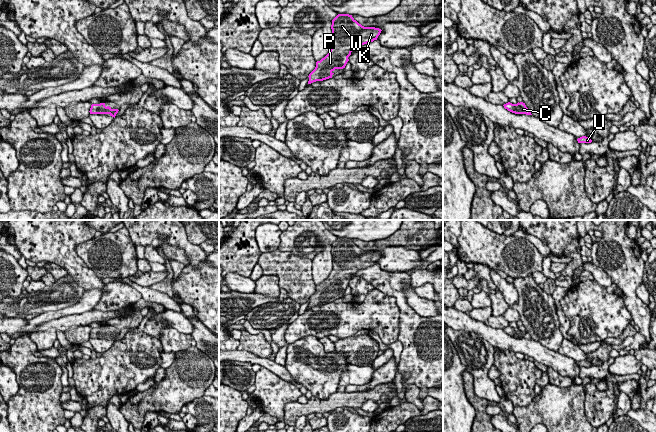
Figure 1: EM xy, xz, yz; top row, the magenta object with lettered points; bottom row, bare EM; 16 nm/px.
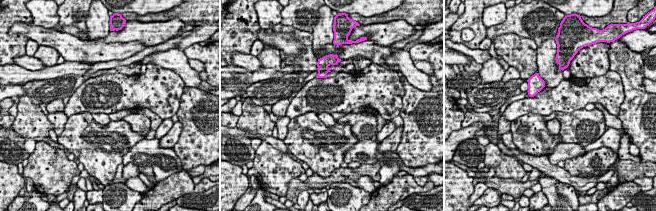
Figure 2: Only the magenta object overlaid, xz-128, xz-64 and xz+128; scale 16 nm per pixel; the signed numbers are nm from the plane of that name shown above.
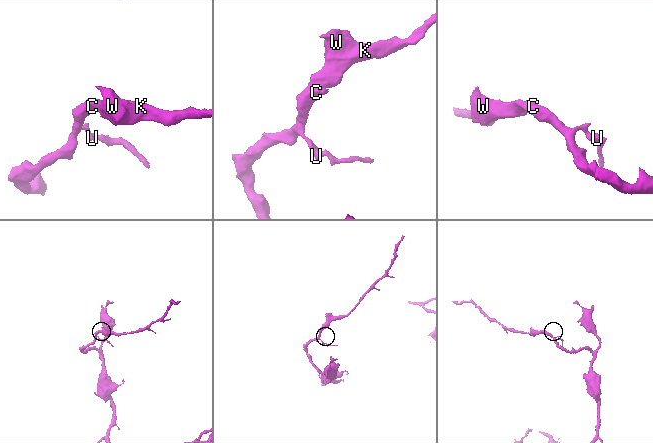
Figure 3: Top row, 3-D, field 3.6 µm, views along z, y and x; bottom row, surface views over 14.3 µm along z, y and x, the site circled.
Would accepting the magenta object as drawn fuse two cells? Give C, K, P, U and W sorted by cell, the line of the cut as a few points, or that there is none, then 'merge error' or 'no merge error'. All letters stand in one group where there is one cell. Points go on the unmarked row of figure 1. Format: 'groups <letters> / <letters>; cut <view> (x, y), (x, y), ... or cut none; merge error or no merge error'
groups C K P U W; cut none; no merge error

